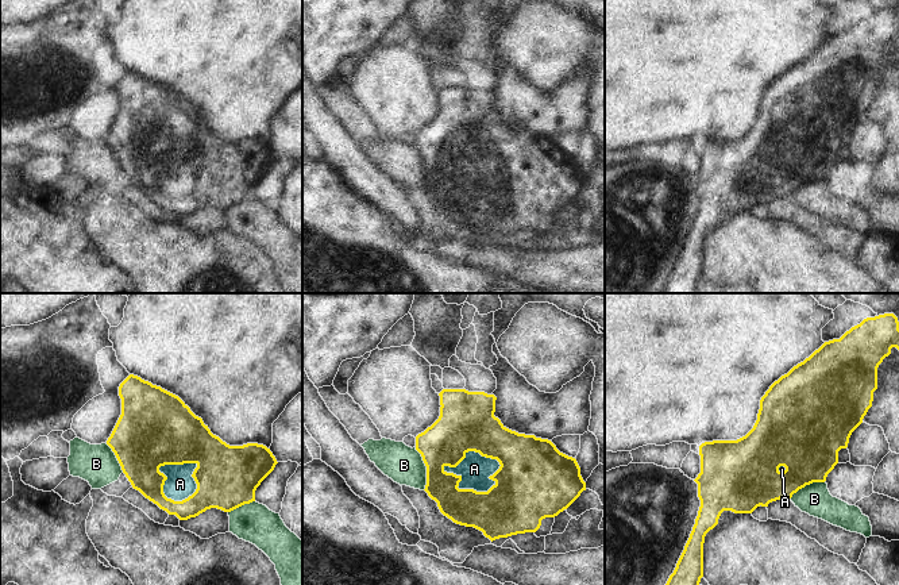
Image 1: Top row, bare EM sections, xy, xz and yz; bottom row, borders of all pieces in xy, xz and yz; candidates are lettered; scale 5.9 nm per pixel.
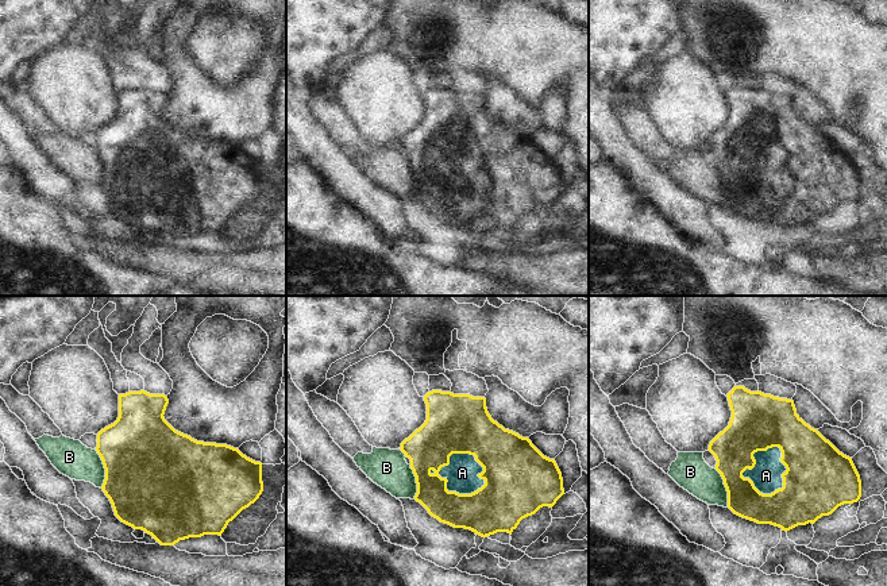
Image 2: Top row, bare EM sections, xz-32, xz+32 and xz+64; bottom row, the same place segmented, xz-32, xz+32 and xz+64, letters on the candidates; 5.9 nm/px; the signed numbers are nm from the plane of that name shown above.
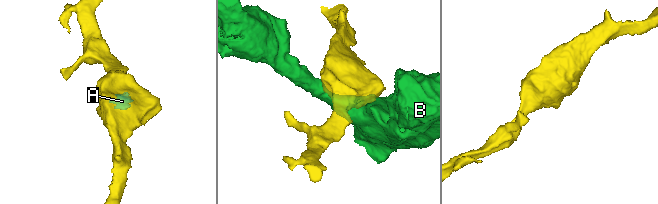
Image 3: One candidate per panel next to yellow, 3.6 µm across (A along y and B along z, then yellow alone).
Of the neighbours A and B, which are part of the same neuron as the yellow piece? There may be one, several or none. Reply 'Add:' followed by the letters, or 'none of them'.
Add: A

